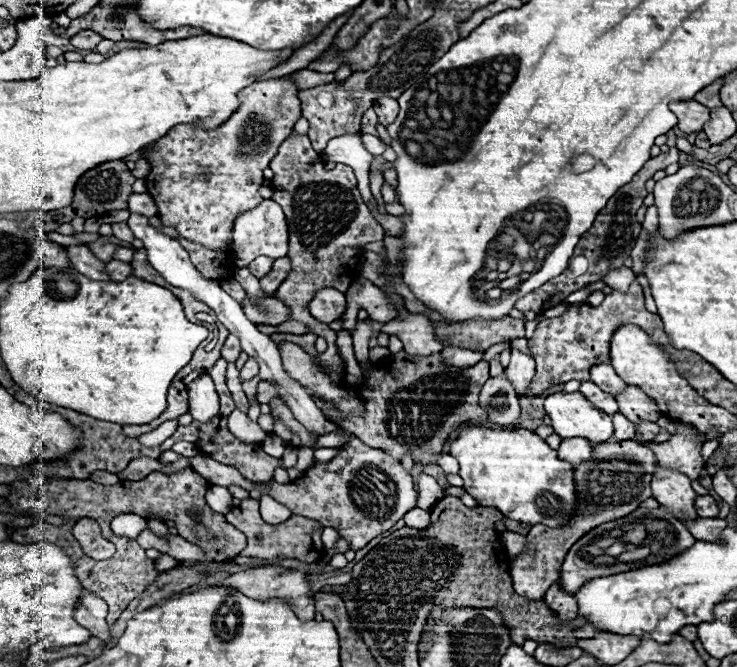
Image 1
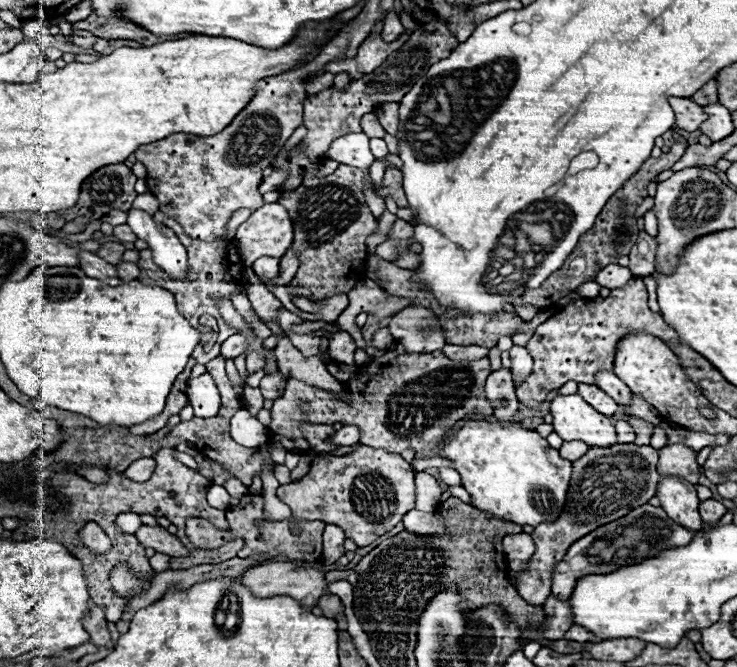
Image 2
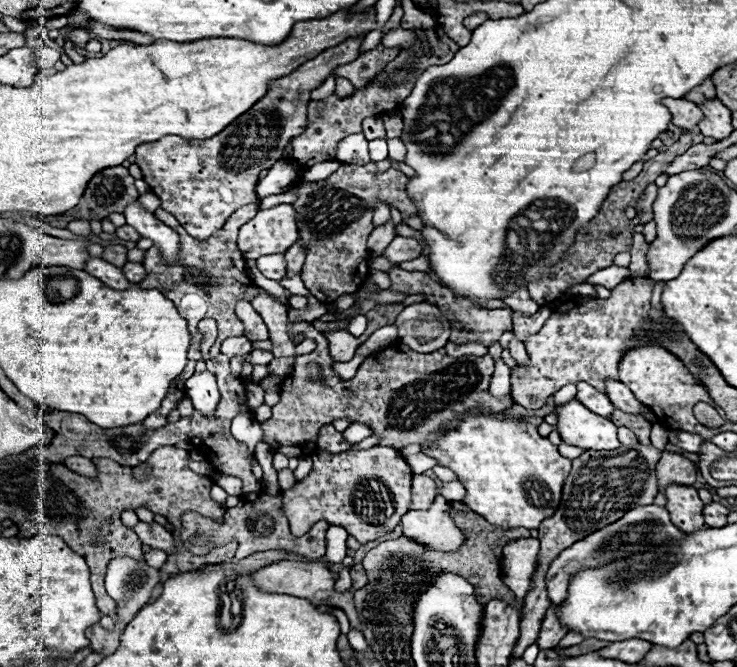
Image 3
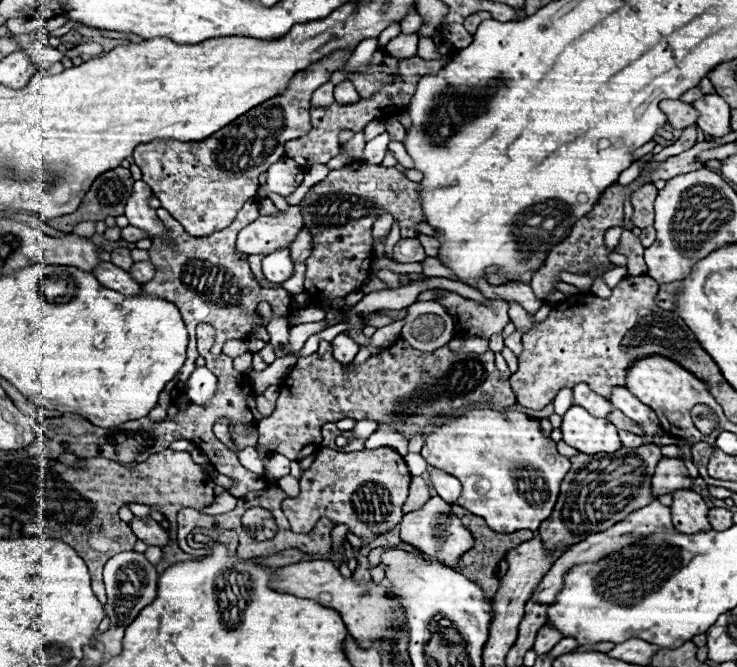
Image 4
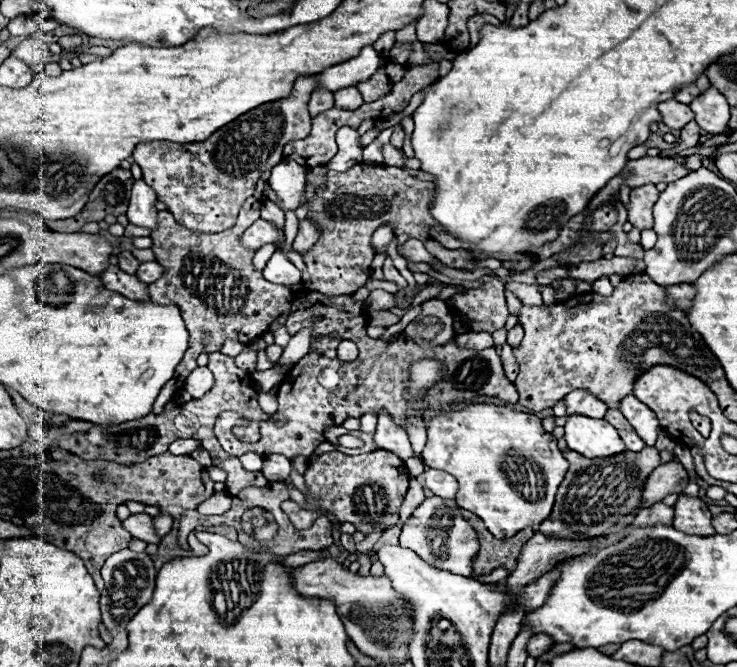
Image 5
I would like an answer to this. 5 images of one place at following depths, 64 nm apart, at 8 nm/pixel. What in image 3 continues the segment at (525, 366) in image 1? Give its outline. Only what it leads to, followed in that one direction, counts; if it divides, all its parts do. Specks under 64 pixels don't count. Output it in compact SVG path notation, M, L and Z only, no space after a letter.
M516 338L510 340L510 354L512 354L512 358L516 360L516 366L518 366L518 368L524 368L524 366L526 366L528 354L526 354L526 348L524 348L524 344L522 344L520 340L516 340Z

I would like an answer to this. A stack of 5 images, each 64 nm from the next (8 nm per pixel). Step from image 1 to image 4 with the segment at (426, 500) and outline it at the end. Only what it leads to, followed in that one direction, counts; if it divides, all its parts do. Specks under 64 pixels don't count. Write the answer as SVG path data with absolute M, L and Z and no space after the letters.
M412 476L412 484L410 484L410 496L404 504L404 514L422 508L426 502L430 500L430 484L422 478L422 476Z

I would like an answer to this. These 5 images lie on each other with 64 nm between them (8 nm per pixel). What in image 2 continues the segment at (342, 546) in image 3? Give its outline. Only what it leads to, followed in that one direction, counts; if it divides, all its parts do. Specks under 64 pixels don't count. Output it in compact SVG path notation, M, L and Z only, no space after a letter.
M326 524L326 530L324 530L324 562L328 564L334 564L340 556L344 556L344 532L338 528L338 526L332 526L332 524Z

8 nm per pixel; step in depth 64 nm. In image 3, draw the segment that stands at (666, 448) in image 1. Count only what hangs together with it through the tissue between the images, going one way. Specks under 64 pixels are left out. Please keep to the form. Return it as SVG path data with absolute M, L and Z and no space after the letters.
M662 452L662 458L656 466L658 488L664 490L668 484L692 486L696 482L696 464L678 452Z

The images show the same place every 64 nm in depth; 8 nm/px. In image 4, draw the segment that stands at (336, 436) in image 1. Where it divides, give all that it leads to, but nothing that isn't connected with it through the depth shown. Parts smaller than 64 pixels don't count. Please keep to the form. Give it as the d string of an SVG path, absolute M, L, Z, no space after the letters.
M358 420L352 428L352 438L368 438L372 432L376 432L374 420Z

